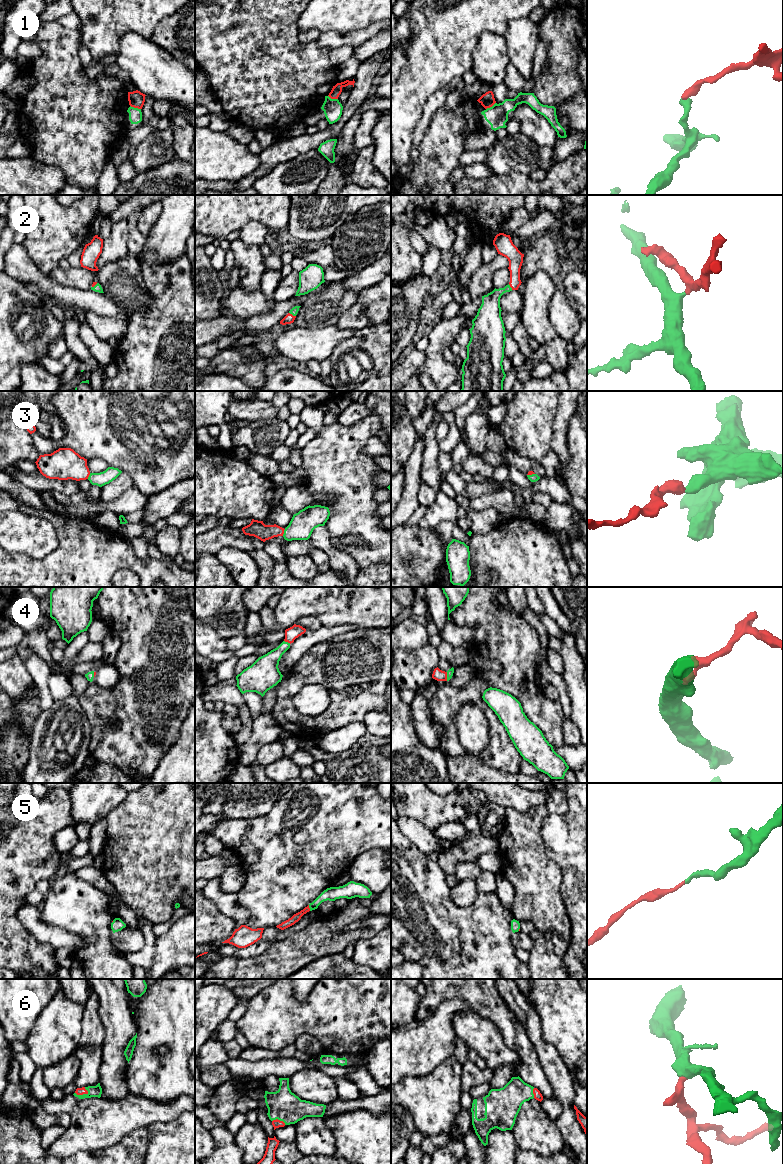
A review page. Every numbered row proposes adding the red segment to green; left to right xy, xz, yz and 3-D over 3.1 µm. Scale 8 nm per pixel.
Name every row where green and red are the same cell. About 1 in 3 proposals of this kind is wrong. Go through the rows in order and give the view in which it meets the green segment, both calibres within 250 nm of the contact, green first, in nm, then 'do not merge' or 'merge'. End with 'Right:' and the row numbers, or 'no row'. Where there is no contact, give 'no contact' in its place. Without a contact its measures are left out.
1: contact in xy; calibres 110 and 130 nm; do not merge
2: contact in xz; calibres 60 and 80 nm; merge
3: contact in xz; calibres 200 and 140 nm; merge
4: contact in yz; calibres 50 and 90 nm; merge
5: contact in xz; calibres 110 and 70 nm; merge
6: contact in xy; calibres 100 and 60 nm; merge
Right: 2, 3, 4, 5, 6

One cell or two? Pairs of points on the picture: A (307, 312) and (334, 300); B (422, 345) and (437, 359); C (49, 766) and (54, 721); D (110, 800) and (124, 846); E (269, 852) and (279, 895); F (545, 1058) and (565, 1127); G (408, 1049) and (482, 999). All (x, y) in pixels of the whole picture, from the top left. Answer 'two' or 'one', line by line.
A: one
B: two
C: one
D: two
E: one
F: one
G: two

